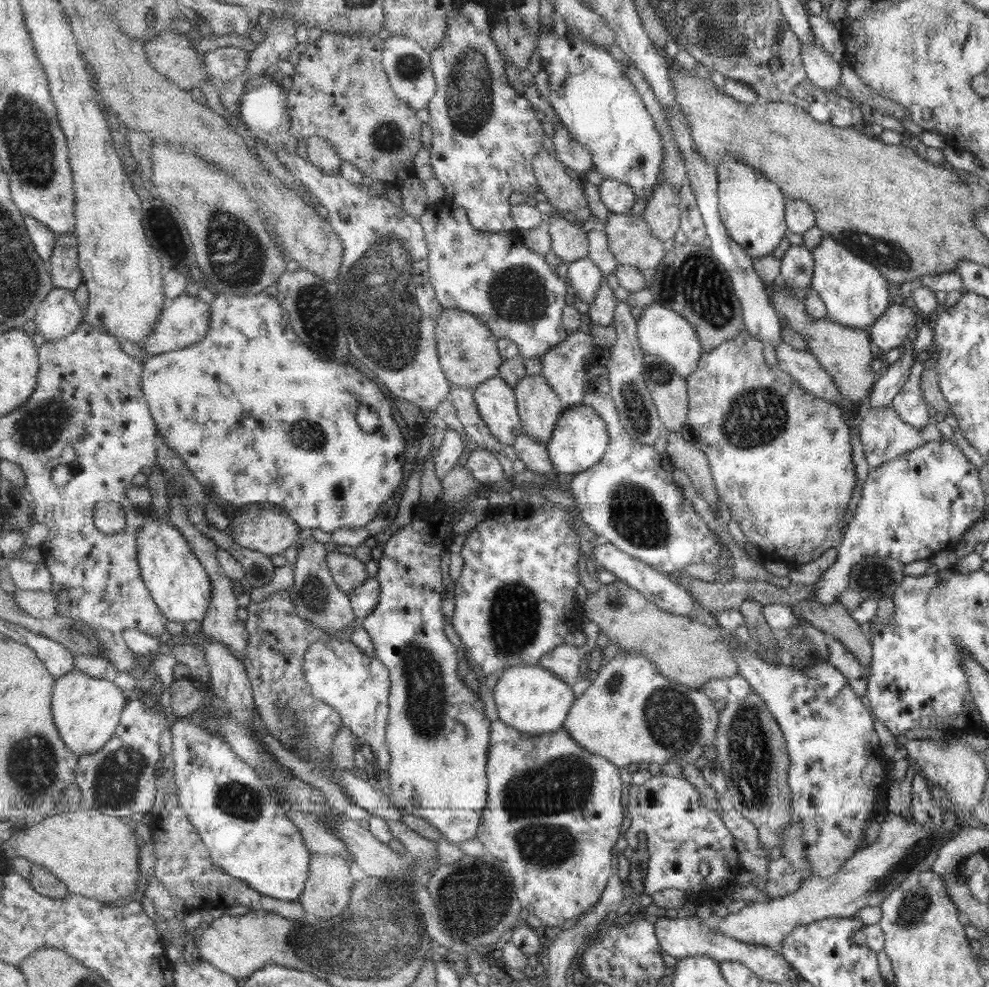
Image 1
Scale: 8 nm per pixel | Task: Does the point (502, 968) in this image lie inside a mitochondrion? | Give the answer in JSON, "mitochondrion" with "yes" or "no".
{"mitochondrion":"no"}

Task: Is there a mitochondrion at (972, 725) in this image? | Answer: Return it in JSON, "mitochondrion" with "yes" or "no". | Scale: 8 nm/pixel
{"mitochondrion":"no"}

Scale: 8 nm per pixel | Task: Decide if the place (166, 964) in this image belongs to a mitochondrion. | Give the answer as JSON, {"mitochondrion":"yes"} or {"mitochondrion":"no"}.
{"mitochondrion":"no"}

